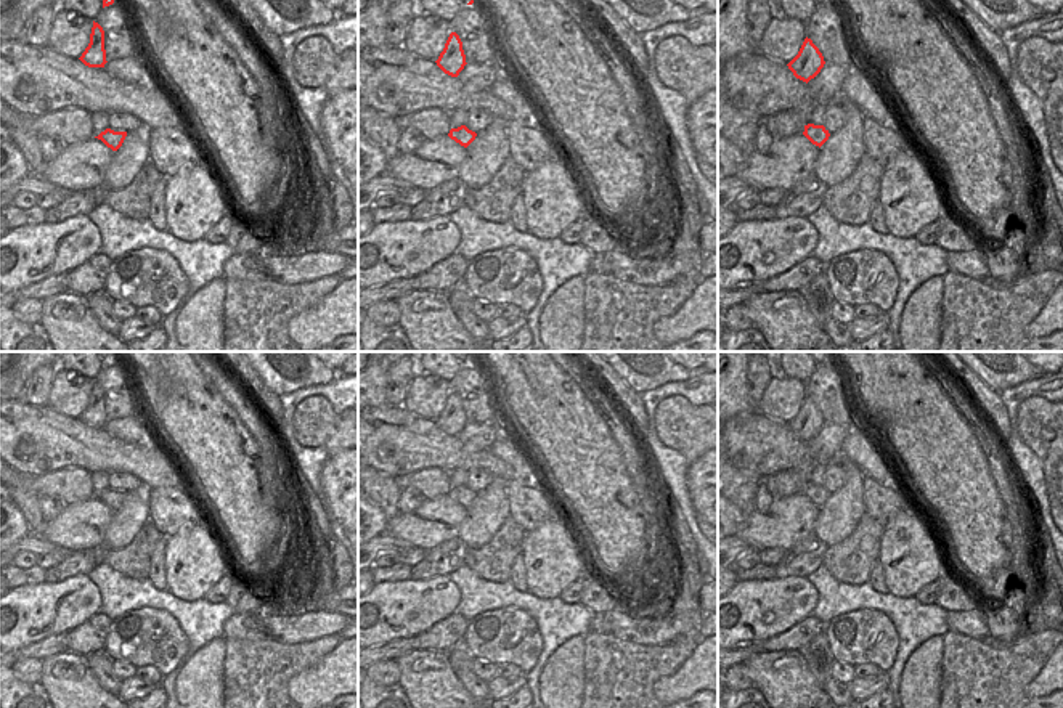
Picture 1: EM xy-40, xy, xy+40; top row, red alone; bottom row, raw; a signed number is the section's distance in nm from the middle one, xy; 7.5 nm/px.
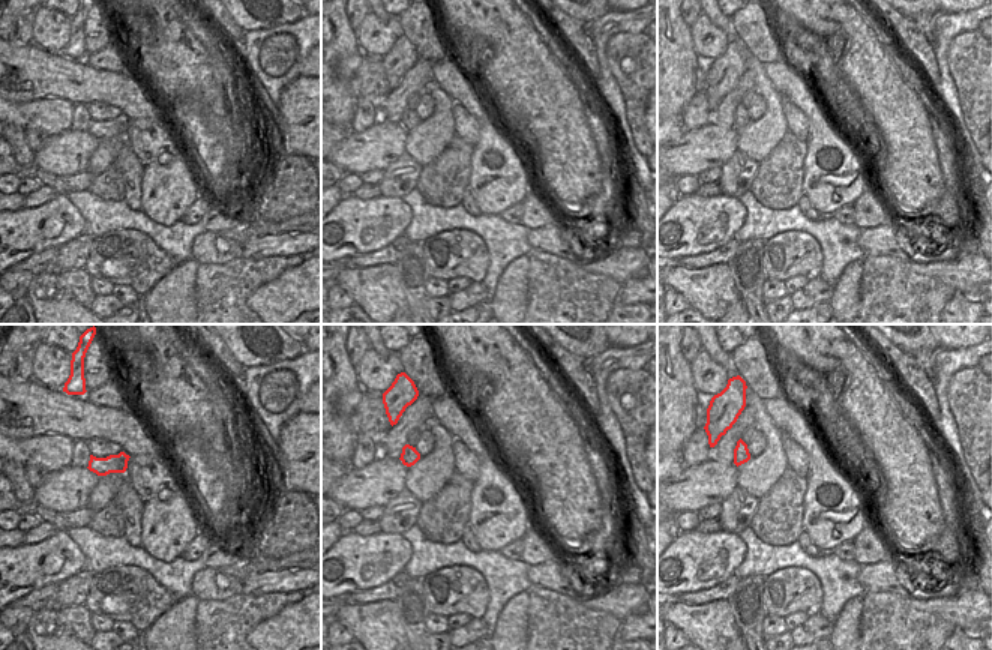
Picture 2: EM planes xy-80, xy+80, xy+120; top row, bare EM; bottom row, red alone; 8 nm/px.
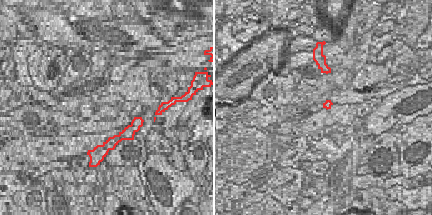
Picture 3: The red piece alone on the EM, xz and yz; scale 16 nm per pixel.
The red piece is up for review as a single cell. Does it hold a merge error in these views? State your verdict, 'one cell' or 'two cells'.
one cell

